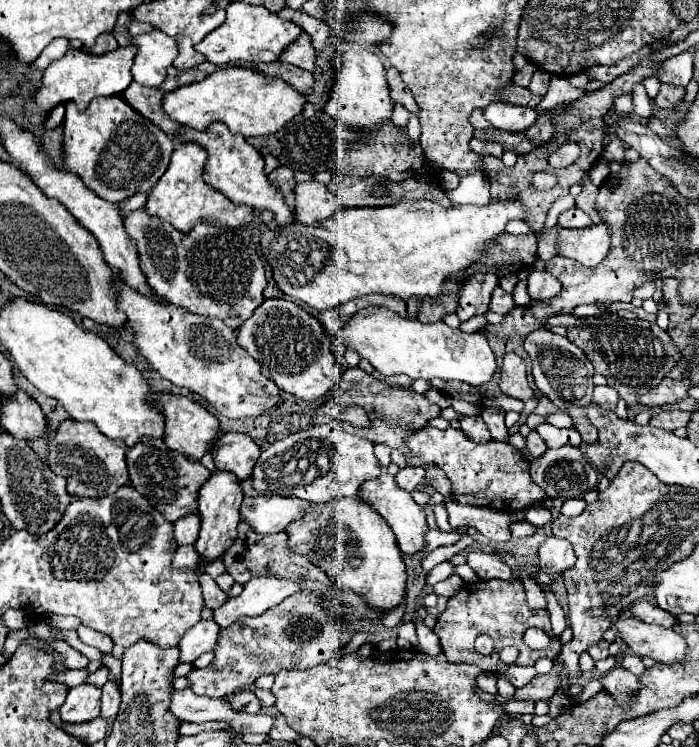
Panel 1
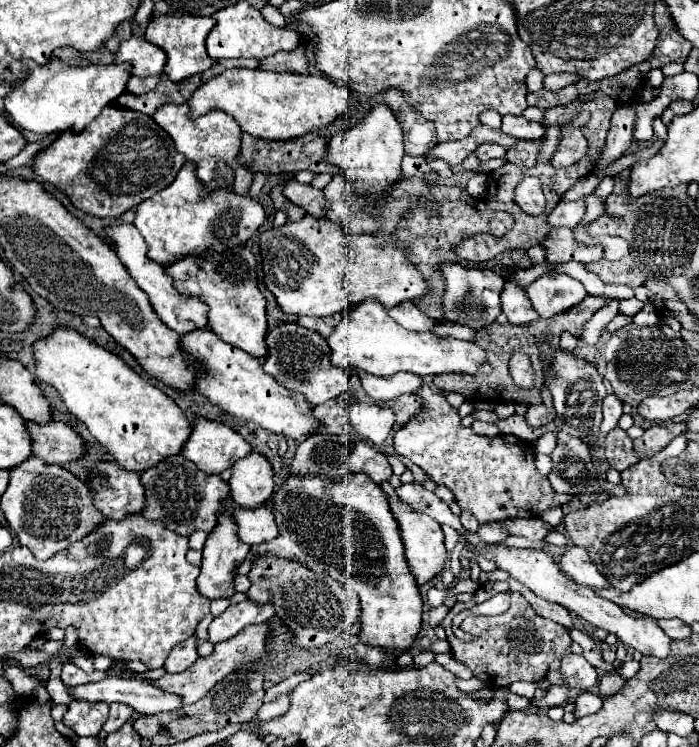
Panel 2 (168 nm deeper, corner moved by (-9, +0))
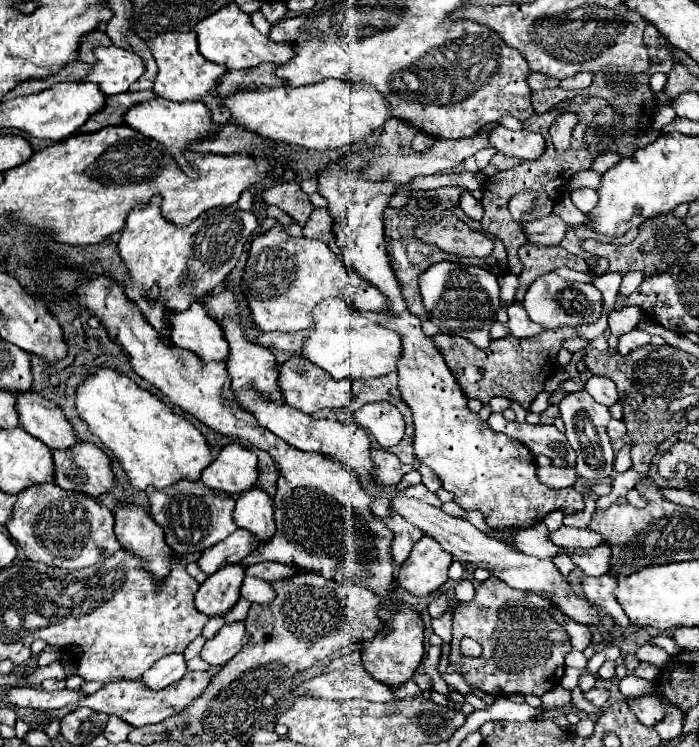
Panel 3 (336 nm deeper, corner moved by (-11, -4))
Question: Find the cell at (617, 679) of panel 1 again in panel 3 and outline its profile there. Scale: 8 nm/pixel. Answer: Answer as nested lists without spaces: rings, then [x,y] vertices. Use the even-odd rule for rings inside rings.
[[[595,687],[595,689],[587,691],[585,697],[587,697],[595,707],[603,707],[603,705],[607,703],[607,699],[609,699],[609,691],[607,691],[605,687]]]

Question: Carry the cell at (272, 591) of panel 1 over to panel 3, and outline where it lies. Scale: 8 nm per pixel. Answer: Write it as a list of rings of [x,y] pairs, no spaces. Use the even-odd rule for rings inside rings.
[[[235,621],[235,623],[223,625],[215,637],[207,639],[207,643],[203,645],[201,657],[209,665],[223,665],[229,659],[233,659],[247,645],[249,639],[251,637],[247,635],[245,621]]]

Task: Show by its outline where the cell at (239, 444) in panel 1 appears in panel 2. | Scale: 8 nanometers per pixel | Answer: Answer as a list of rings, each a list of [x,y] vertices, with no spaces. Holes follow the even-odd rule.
[[[249,453],[231,467],[231,497],[243,509],[257,509],[273,493],[273,469],[259,453]]]

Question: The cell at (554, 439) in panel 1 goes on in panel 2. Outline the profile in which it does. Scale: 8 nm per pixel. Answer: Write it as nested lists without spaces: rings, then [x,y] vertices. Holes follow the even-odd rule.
[[[547,433],[547,435],[543,435],[541,439],[537,439],[537,443],[535,443],[535,451],[537,451],[537,453],[545,453],[545,455],[549,455],[549,453],[555,449],[555,445],[557,445],[557,437],[555,437],[555,433]]]

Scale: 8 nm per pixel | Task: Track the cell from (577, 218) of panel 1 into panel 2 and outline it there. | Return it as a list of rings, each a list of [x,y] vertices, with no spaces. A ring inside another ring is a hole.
[[[559,201],[557,207],[549,213],[551,227],[569,227],[573,229],[585,215],[585,201]]]

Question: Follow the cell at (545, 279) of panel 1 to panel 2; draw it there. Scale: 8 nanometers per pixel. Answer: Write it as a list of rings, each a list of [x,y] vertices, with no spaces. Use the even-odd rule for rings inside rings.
[[[549,273],[549,275],[535,279],[525,289],[525,293],[533,309],[543,319],[563,313],[571,309],[573,305],[579,305],[587,297],[585,287],[577,279],[563,275],[563,273]]]

